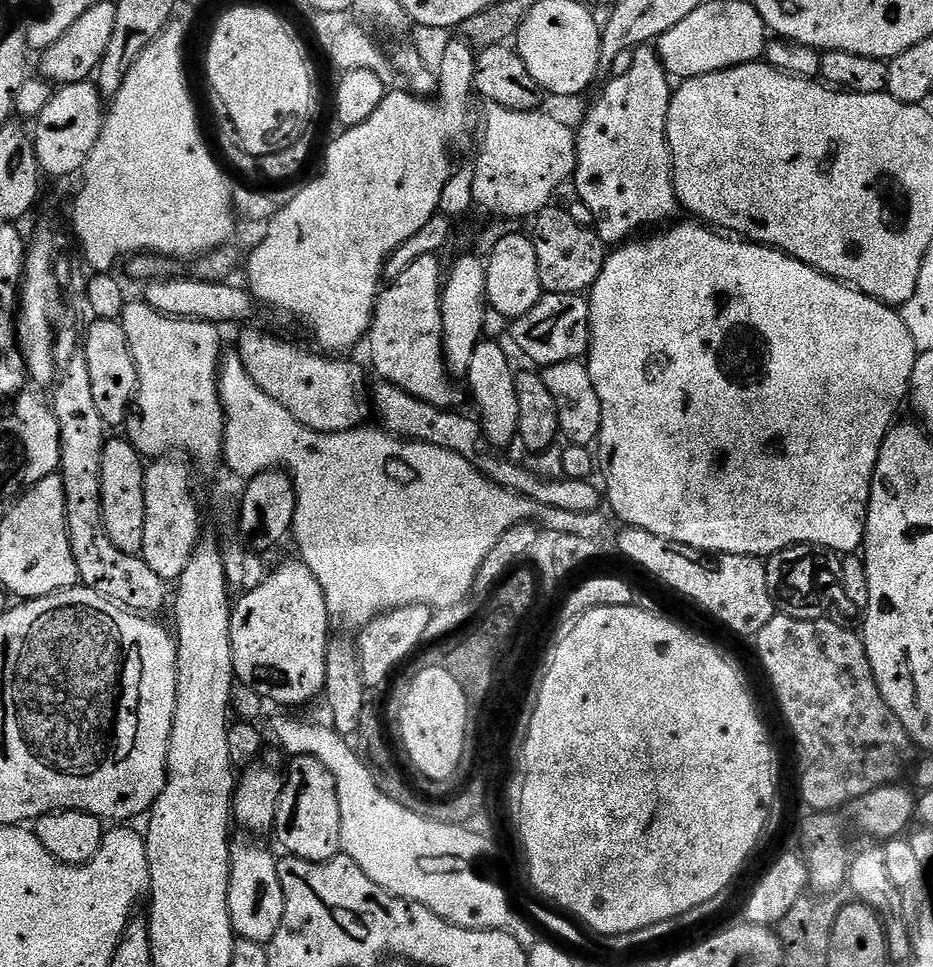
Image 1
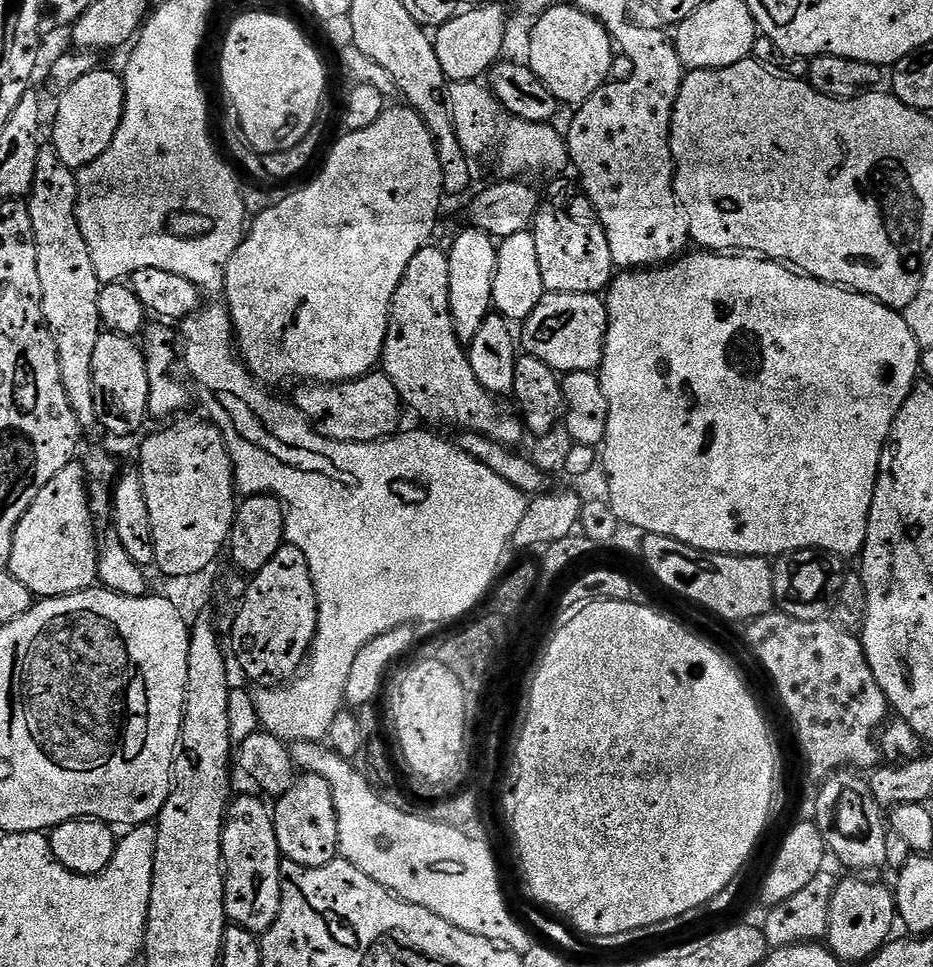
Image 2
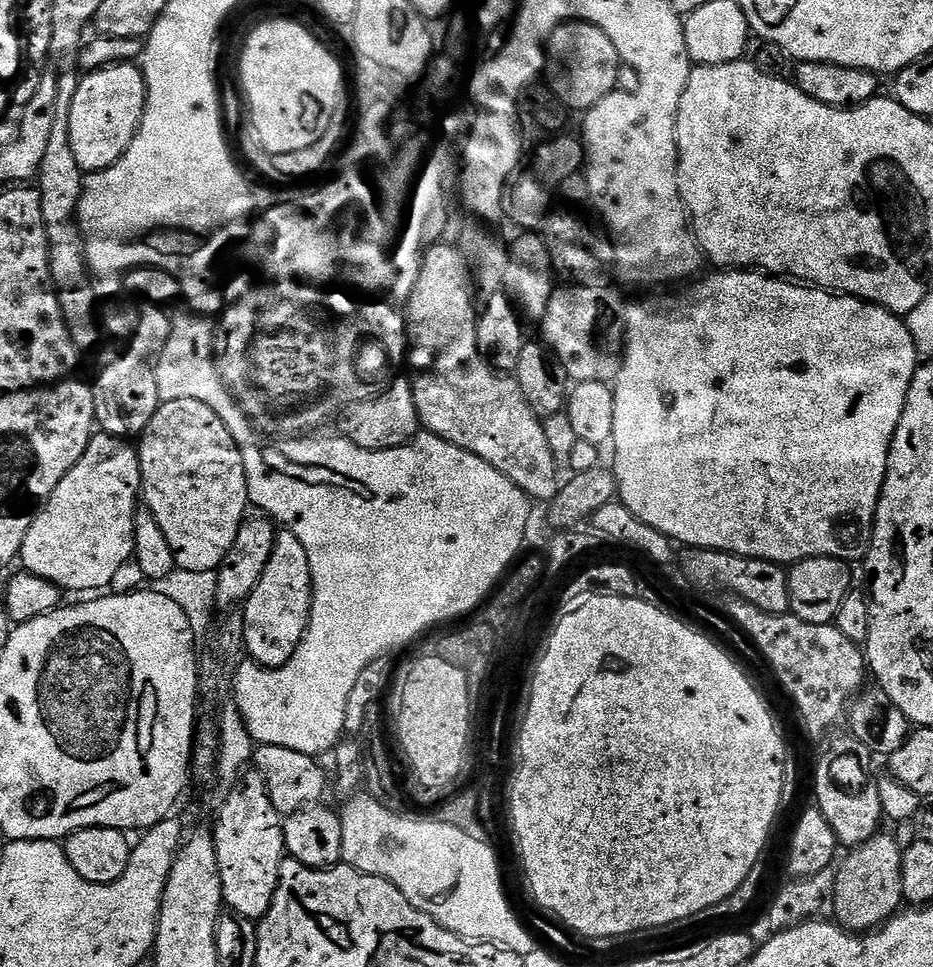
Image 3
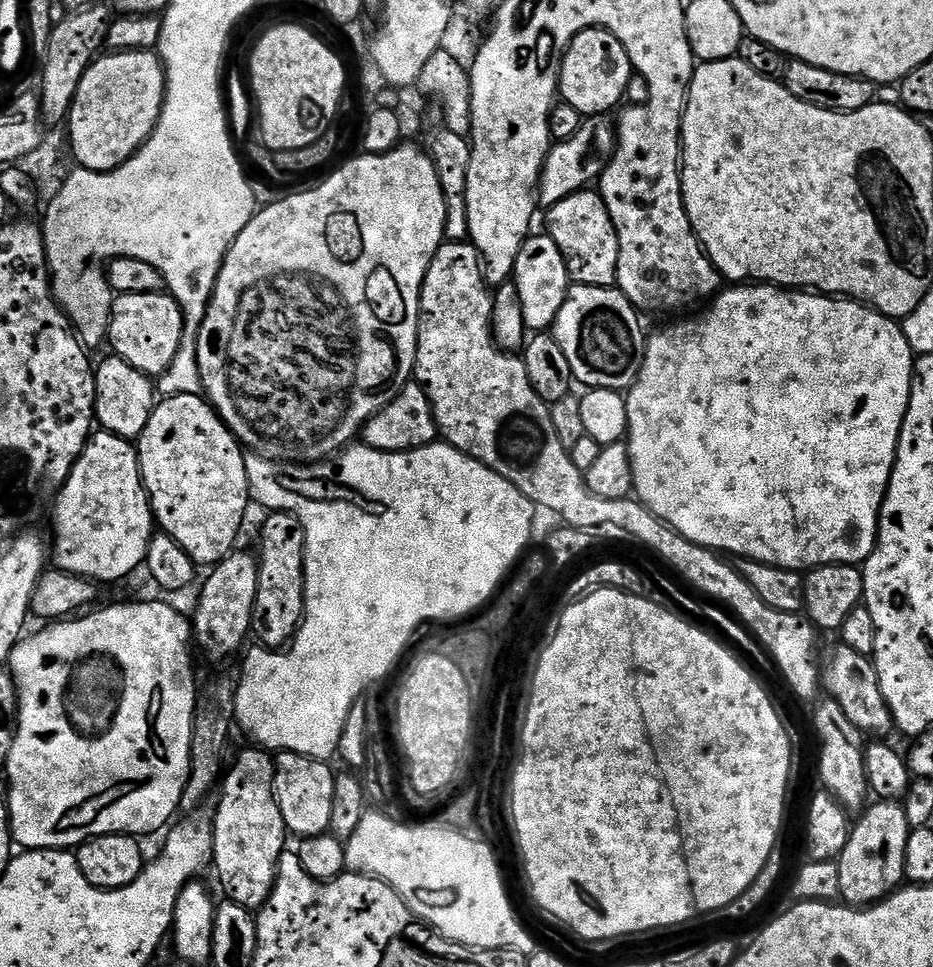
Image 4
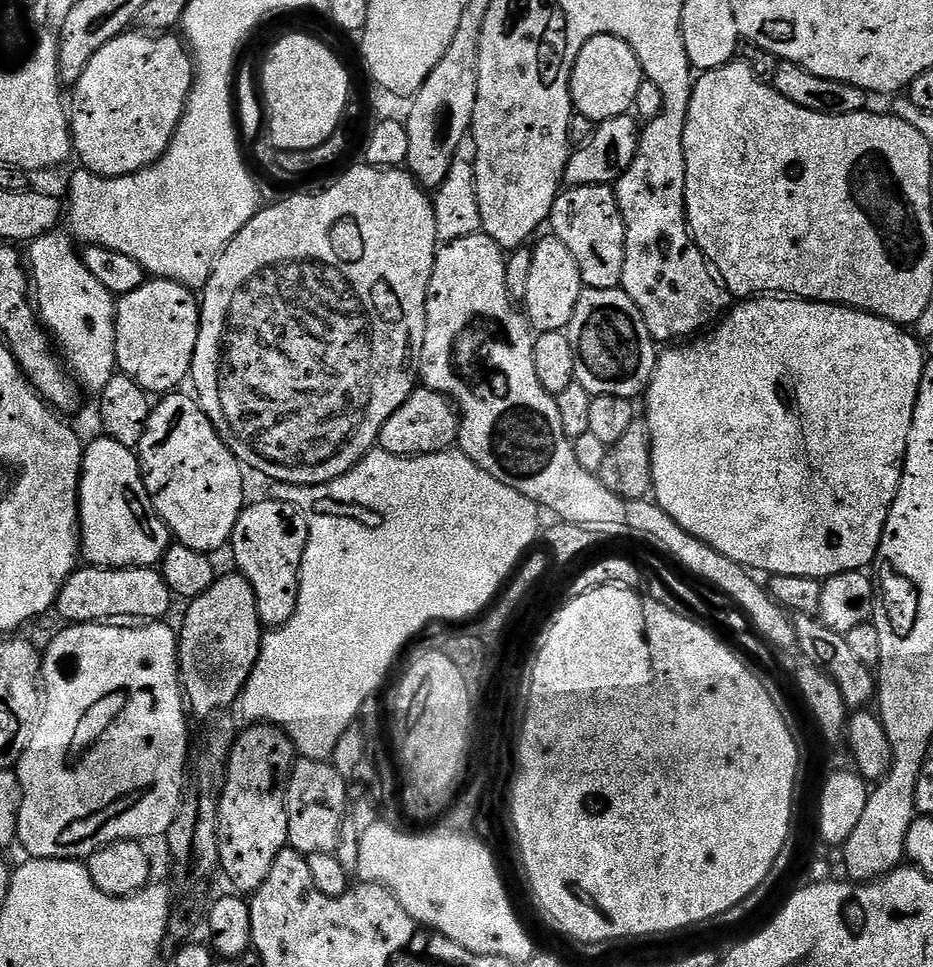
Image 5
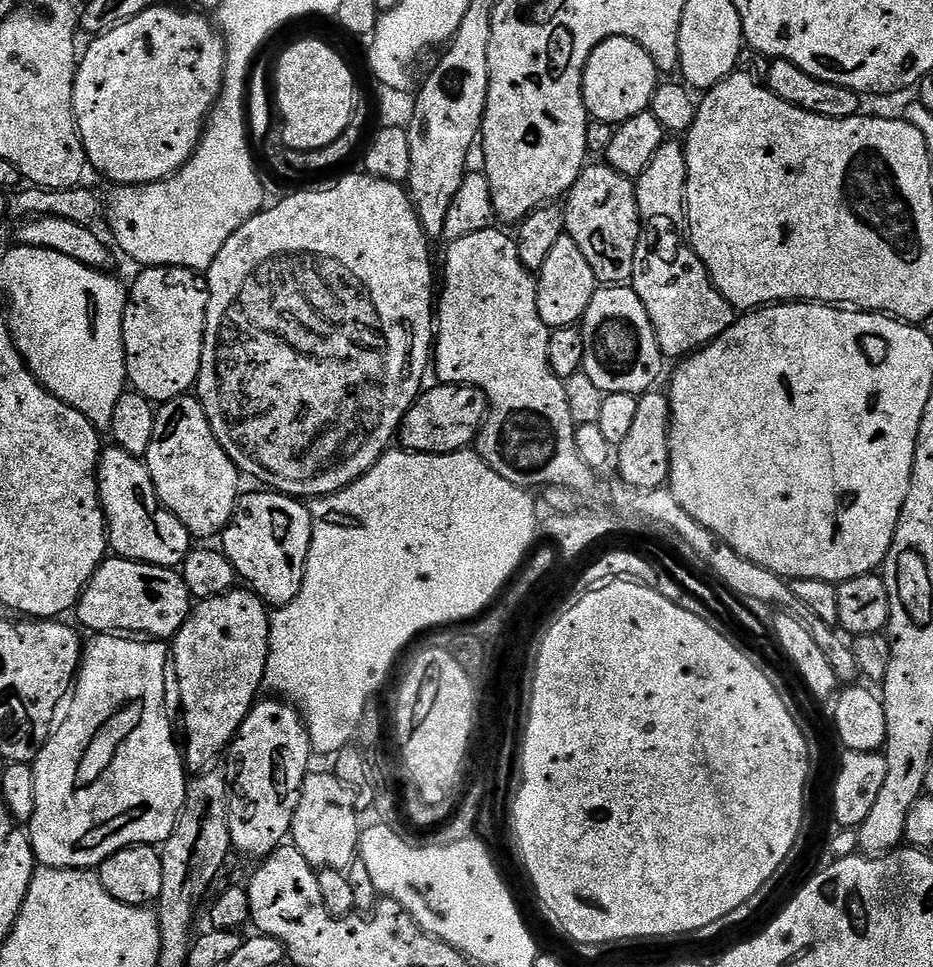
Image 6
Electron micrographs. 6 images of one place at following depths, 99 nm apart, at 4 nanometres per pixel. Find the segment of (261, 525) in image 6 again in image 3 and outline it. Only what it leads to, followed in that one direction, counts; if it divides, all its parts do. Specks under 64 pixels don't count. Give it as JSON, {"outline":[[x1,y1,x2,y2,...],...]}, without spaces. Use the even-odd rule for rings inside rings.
{"outline":[[277,531,270,562,266,562,258,586,254,586,242,605,244,650,250,660,263,668,278,668,290,662,308,630,311,608,312,571,306,546,302,546,292,532]]}

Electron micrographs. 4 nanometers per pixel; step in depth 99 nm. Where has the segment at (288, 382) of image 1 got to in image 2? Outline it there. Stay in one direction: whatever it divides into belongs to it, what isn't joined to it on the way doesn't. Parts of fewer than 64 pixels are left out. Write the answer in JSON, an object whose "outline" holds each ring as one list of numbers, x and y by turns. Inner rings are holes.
{"outline":[[373,370,361,380,347,380,341,384,305,383,296,392,294,404,309,421,318,423,320,435,346,442,347,444,365,444,387,440,401,431,400,415,406,409,400,399,394,382,382,370]]}

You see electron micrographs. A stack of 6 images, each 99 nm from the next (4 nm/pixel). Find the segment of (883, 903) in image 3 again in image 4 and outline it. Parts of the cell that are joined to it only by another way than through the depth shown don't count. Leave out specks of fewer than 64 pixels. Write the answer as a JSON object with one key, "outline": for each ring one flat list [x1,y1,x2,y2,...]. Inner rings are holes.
{"outline":[[876,802,876,805,863,809,860,821,851,825,846,846,838,857,838,882,840,883,839,899,849,906,867,906,885,900,905,883,904,867,906,866,906,842,909,826,906,822,903,803]]}

